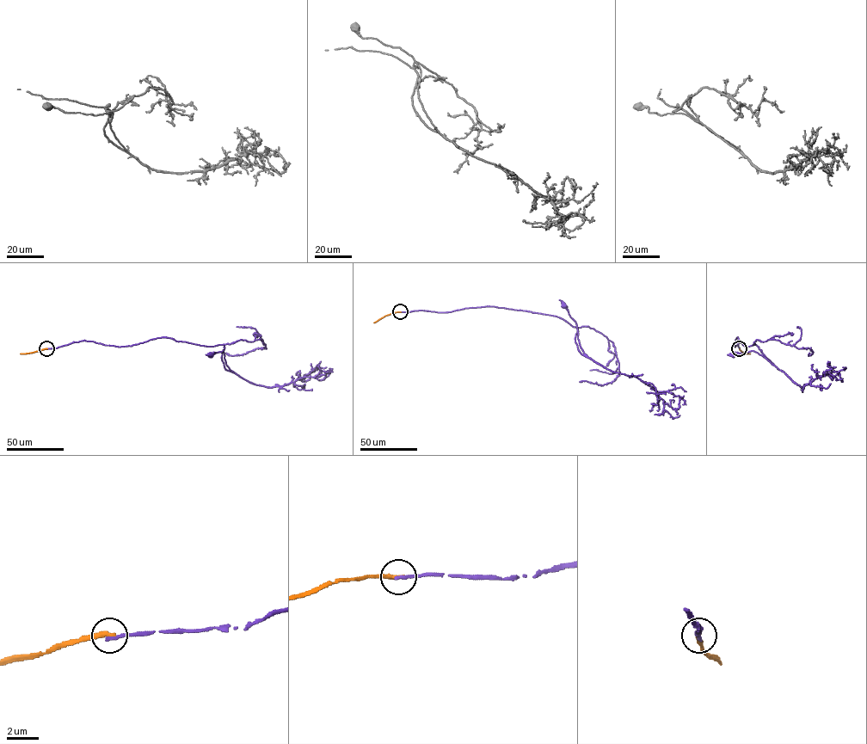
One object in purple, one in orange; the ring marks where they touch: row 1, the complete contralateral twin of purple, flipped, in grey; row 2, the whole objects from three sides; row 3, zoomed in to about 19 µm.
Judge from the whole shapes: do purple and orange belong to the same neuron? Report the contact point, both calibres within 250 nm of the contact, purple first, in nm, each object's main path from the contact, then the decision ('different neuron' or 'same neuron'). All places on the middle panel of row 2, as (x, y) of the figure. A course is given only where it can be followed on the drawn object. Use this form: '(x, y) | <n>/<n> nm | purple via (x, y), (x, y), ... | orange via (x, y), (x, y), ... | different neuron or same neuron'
(400, 311) | 240/280 nm | purple via (400, 312), (494, 306), (556, 316), (577, 328), (575, 342), (587, 356), (575, 322), (563, 306) | orange via (400, 312), (384, 316), (373, 322) | different neuron

